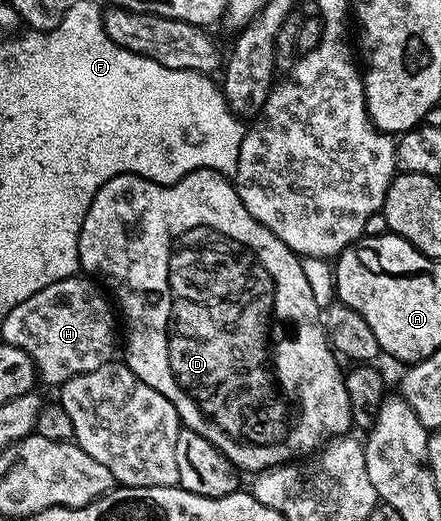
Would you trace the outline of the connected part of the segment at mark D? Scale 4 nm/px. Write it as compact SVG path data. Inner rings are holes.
M203 169L185 175L178 183L153 183L151 179L137 177L109 179L96 193L84 217L78 242L78 266L87 276L98 277L98 274L102 274L101 282L114 290L113 298L116 303L118 298L122 306L122 315L126 318L126 366L136 373L136 377L140 377L140 381L144 381L144 385L152 385L156 393L172 401L185 430L208 437L208 441L212 441L212 445L216 445L216 449L220 449L220 453L224 453L224 457L228 457L228 461L232 461L239 472L261 473L272 467L280 467L283 463L301 460L315 454L327 441L345 436L349 432L346 430L351 430L354 418L348 401L346 377L343 368L338 368L339 358L326 338L320 308L316 305L316 297L312 297L308 277L304 277L302 259L288 249L284 241L264 229L264 225L260 225L260 221L256 221L248 209L244 209L237 186L227 176Z

